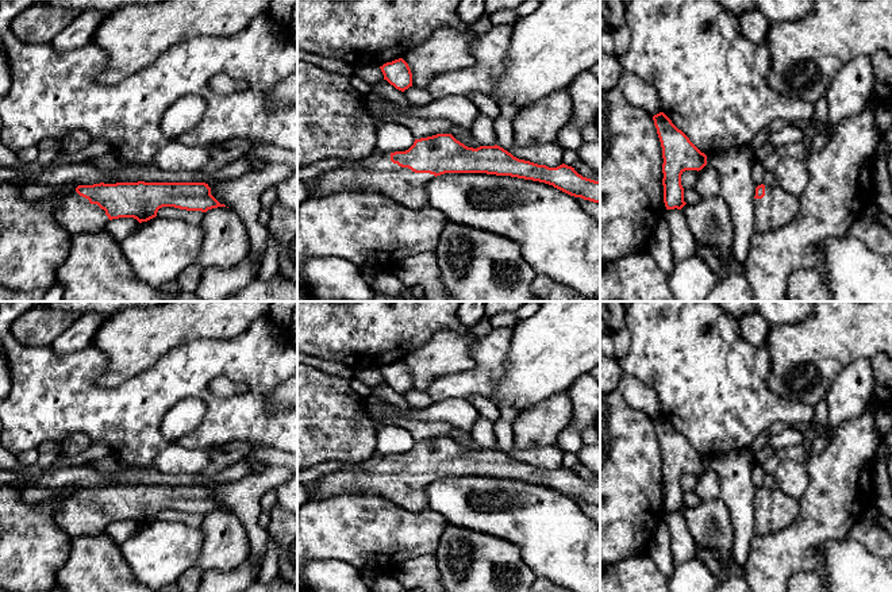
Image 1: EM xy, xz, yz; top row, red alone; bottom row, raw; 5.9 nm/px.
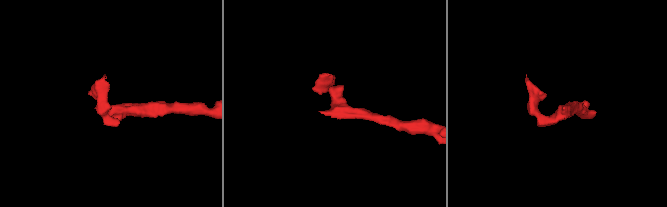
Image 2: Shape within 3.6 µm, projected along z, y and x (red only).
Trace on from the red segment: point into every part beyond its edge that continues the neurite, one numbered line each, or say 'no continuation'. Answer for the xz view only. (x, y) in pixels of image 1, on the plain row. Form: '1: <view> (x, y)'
1: xz (377, 475)

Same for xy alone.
1: xy (73, 515)

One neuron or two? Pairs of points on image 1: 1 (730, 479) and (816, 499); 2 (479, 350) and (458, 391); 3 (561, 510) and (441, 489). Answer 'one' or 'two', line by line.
1: two
2: one
3: one

